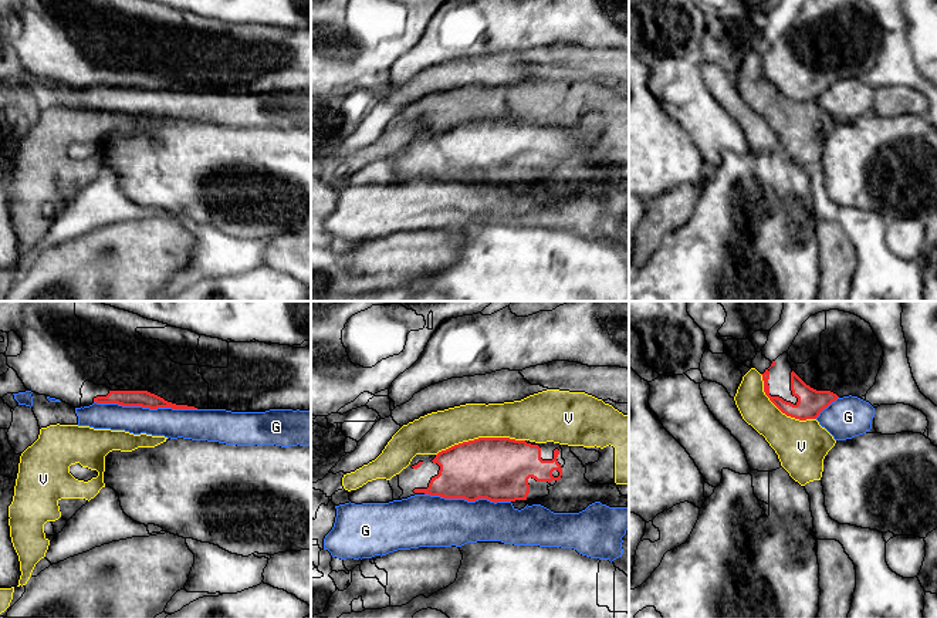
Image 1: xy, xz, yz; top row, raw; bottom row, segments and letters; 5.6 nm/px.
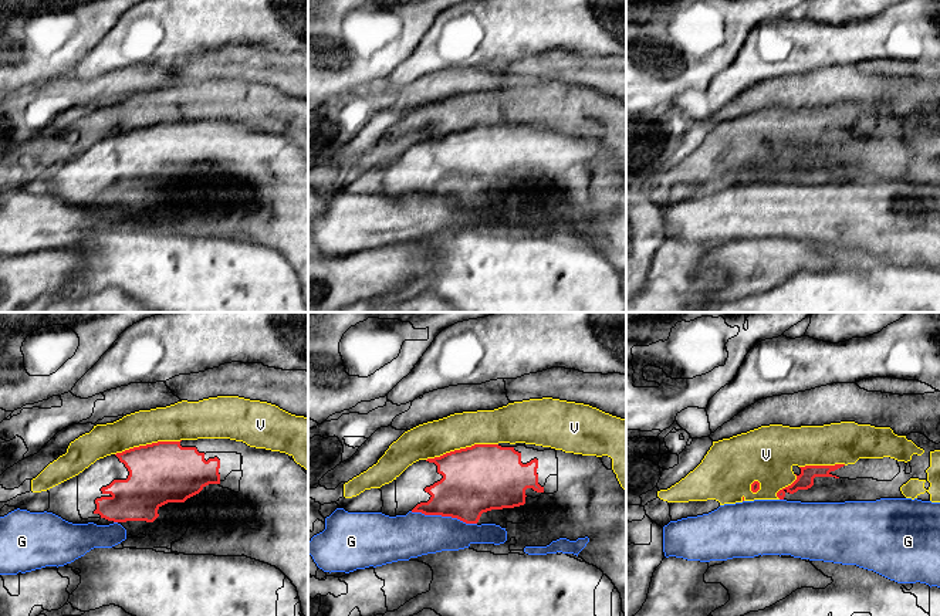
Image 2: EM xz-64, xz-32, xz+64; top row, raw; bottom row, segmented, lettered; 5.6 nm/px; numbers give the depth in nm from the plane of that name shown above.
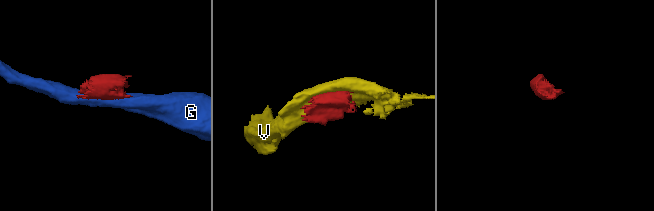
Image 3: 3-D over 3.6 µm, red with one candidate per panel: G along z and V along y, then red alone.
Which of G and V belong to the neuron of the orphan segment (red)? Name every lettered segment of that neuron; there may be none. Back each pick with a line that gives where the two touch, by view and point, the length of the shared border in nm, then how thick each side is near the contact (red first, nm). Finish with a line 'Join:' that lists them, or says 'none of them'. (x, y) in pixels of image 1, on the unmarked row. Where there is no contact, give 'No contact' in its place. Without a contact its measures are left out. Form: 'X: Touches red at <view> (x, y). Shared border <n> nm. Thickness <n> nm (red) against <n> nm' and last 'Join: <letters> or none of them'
Join: none of them

